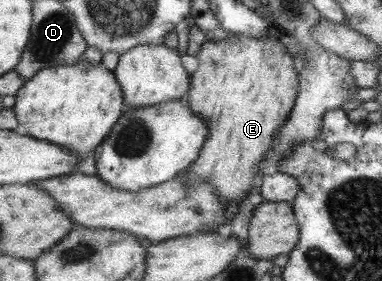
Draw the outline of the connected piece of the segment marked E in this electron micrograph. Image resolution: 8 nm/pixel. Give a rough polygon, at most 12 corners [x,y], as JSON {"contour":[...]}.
{"contour":[[272,37],[204,41],[188,181],[237,208],[300,80]]}

